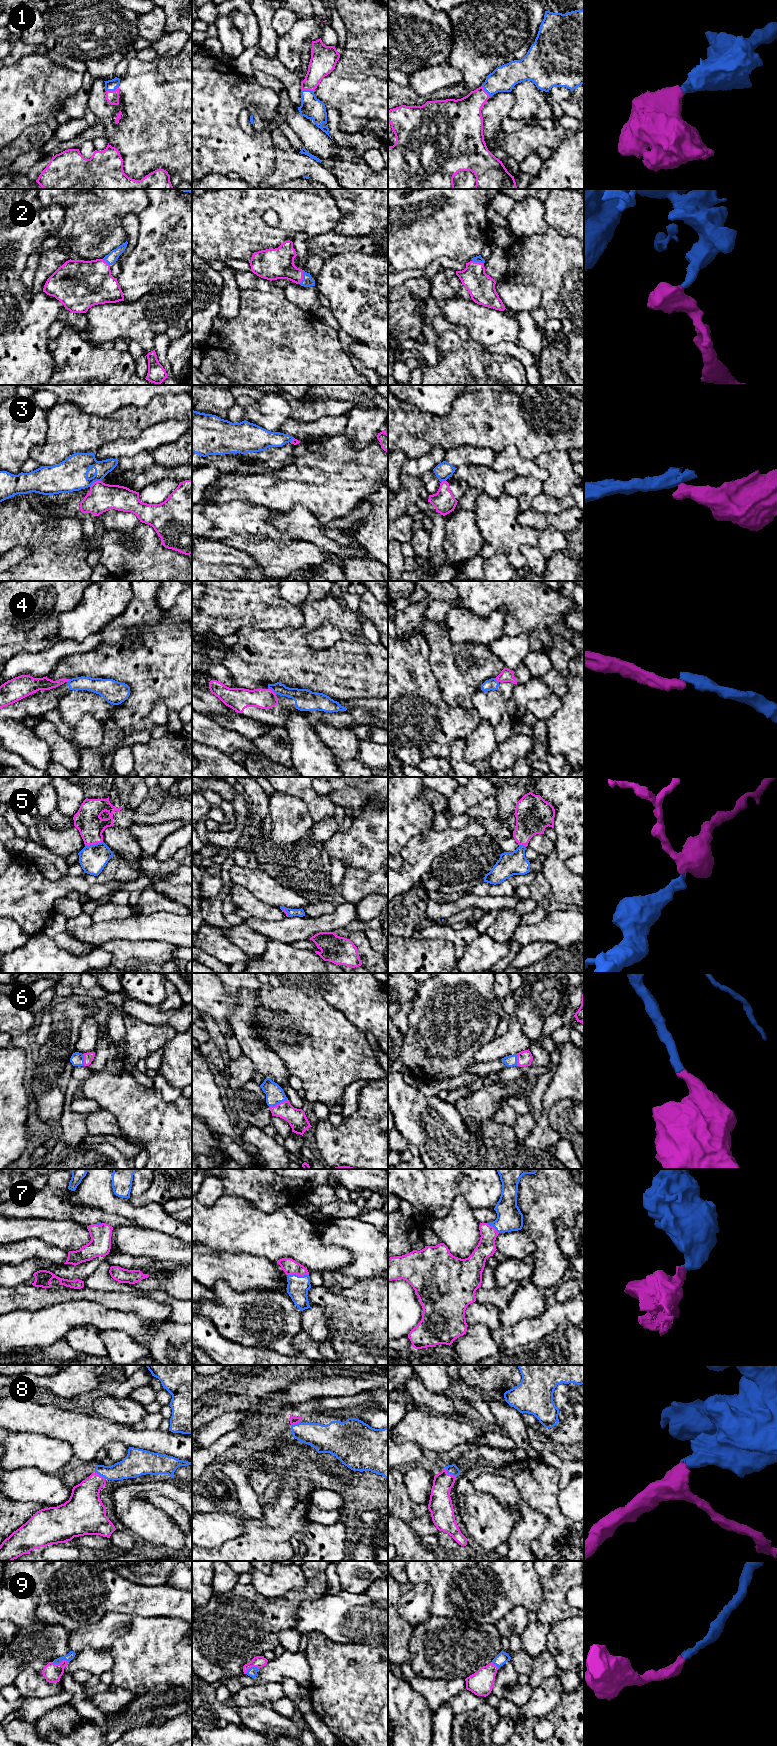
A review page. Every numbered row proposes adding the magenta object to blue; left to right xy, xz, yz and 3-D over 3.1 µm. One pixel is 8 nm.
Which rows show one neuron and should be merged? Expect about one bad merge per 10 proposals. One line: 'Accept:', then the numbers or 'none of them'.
Accept: 1, 2, 5, 6, 7, 8, 9

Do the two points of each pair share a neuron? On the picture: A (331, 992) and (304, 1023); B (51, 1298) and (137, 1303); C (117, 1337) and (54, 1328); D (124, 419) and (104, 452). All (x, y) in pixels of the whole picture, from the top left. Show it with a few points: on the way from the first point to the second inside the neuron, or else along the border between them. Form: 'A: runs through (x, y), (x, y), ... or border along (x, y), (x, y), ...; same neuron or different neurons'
A: border along (303, 991), (307, 994), (320, 994), (343, 1014); different neurons
B: runs through (72, 1294), (89, 1294), (116, 1300); same neuron
C: border along (101, 1330), (120, 1329), (124, 1332); different neurons
D: border along (133, 438), (118, 438), (101, 445), (93, 452); different neurons

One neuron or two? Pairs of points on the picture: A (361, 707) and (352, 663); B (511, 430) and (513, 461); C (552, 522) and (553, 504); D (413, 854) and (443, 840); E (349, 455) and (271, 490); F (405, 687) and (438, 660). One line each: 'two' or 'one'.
A: two
B: two
C: two
D: one
E: one
F: two

